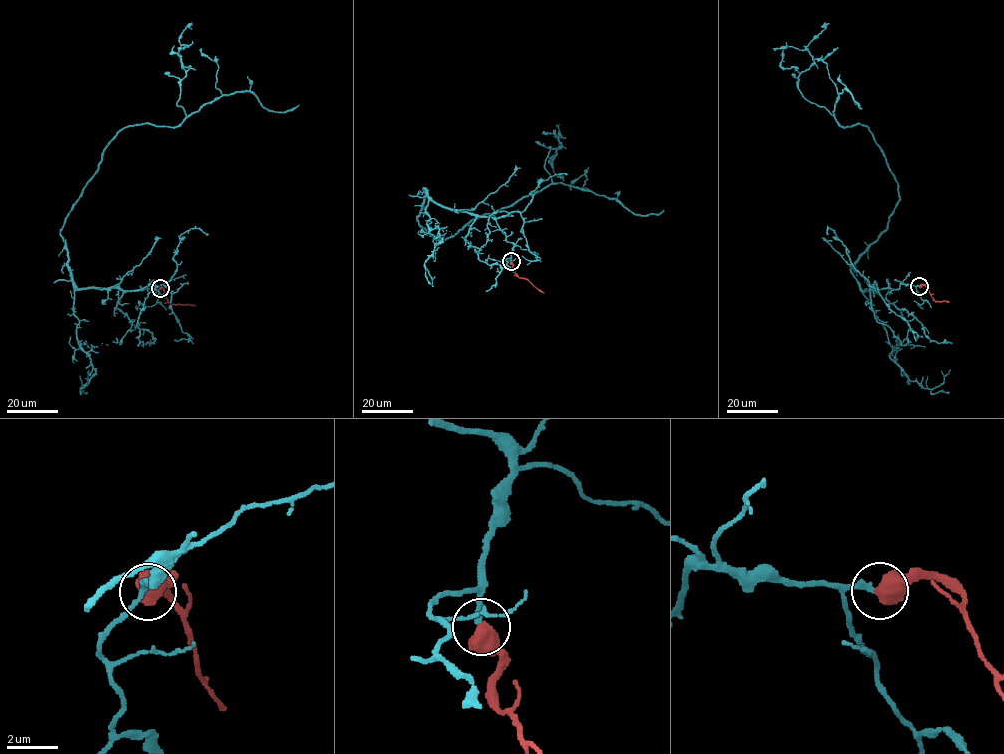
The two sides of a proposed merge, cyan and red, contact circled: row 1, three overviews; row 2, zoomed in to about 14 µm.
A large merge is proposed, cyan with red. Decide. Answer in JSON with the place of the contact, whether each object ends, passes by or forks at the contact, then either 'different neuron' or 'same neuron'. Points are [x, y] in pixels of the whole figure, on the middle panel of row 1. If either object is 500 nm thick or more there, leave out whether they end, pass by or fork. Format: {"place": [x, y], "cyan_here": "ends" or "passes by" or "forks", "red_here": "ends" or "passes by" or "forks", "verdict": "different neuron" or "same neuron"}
{"place": [511, 261], "verdict": "same neuron"}

